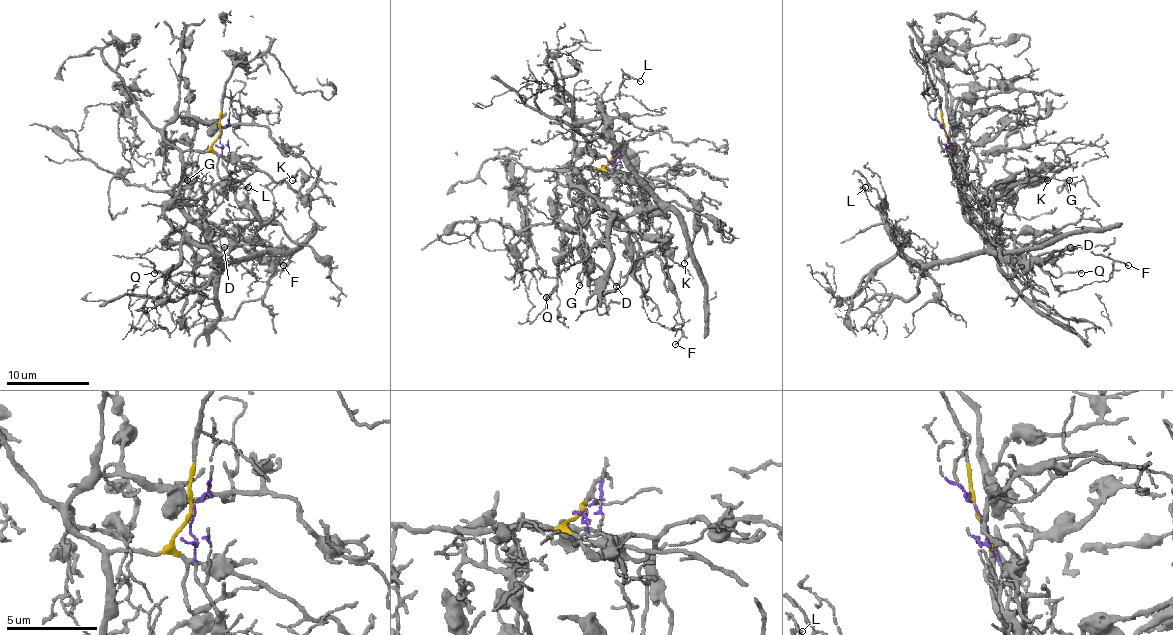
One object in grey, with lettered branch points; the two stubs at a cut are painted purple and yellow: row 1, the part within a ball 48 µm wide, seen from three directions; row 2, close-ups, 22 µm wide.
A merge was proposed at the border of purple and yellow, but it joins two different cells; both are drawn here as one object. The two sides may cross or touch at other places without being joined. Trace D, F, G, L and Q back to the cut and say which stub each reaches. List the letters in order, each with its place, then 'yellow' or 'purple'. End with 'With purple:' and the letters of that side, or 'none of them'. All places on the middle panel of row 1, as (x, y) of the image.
D: place (616, 286); yellow
F: place (675, 344); yellow
G: place (579, 285); yellow
L: place (640, 81); purple
Q: place (546, 297); yellow
With purple: L

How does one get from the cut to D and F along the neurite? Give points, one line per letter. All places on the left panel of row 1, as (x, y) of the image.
D: (220, 134), (203, 153), (183, 155), (178, 205), (187, 209), (185, 234), (195, 261), (224, 246)
F: (220, 134), (183, 155), (181, 209), (210, 242), (233, 236), (268, 261), (282, 246), (282, 265)

